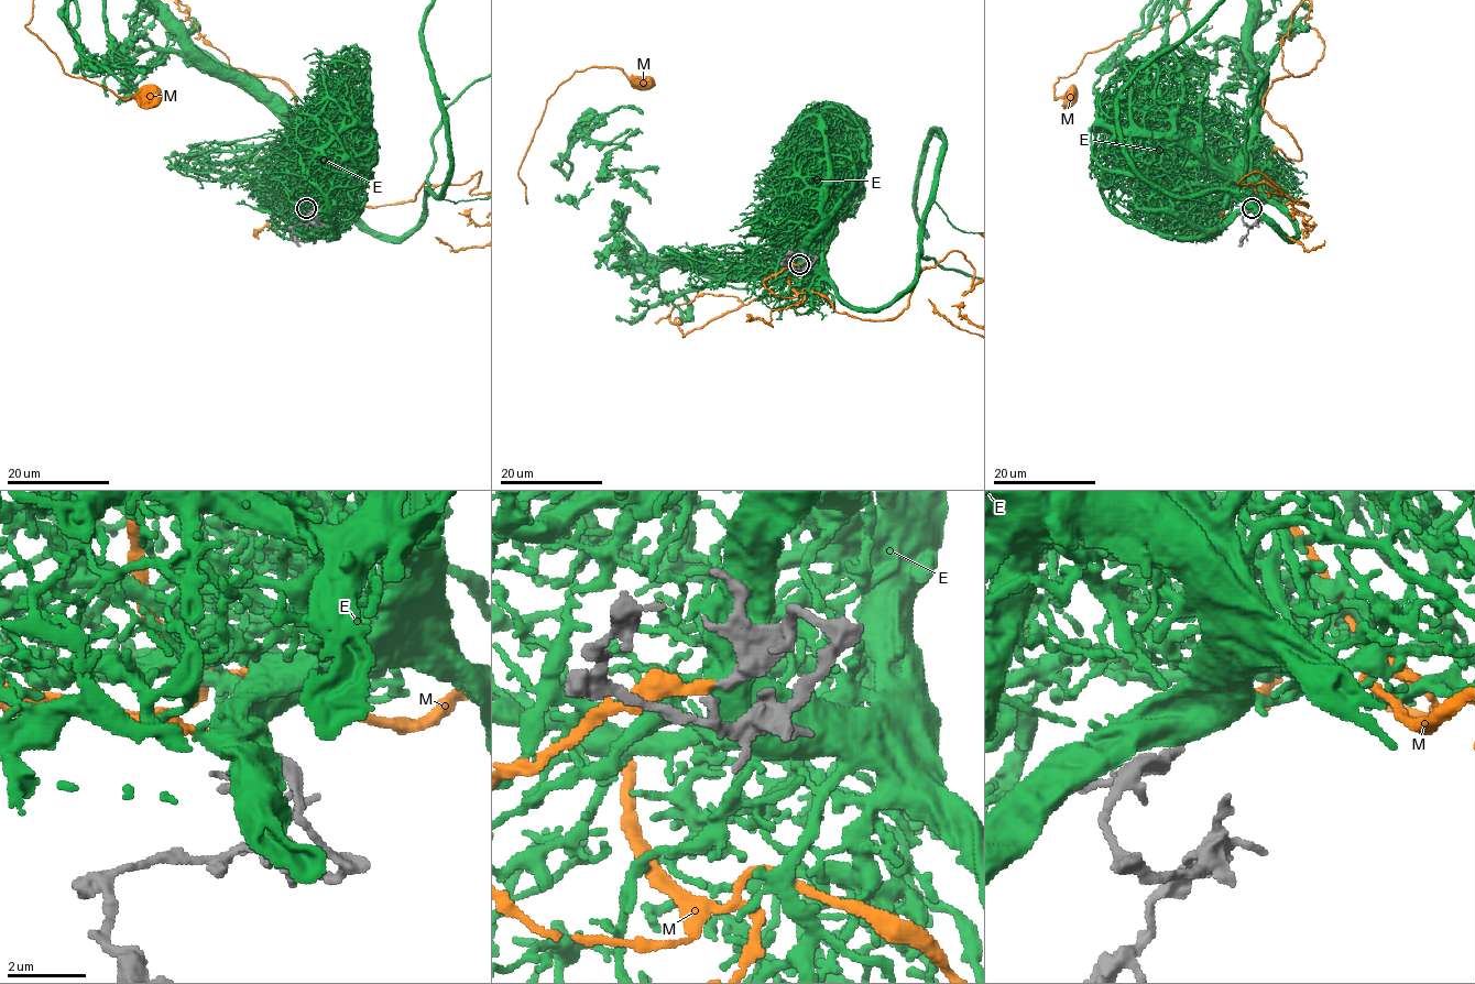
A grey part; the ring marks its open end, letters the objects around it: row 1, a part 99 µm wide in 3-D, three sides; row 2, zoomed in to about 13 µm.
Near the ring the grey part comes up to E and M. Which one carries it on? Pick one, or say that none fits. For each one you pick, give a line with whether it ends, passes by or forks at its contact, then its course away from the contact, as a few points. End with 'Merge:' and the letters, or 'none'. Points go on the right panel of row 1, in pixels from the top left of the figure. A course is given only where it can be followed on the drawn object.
Merge: none

